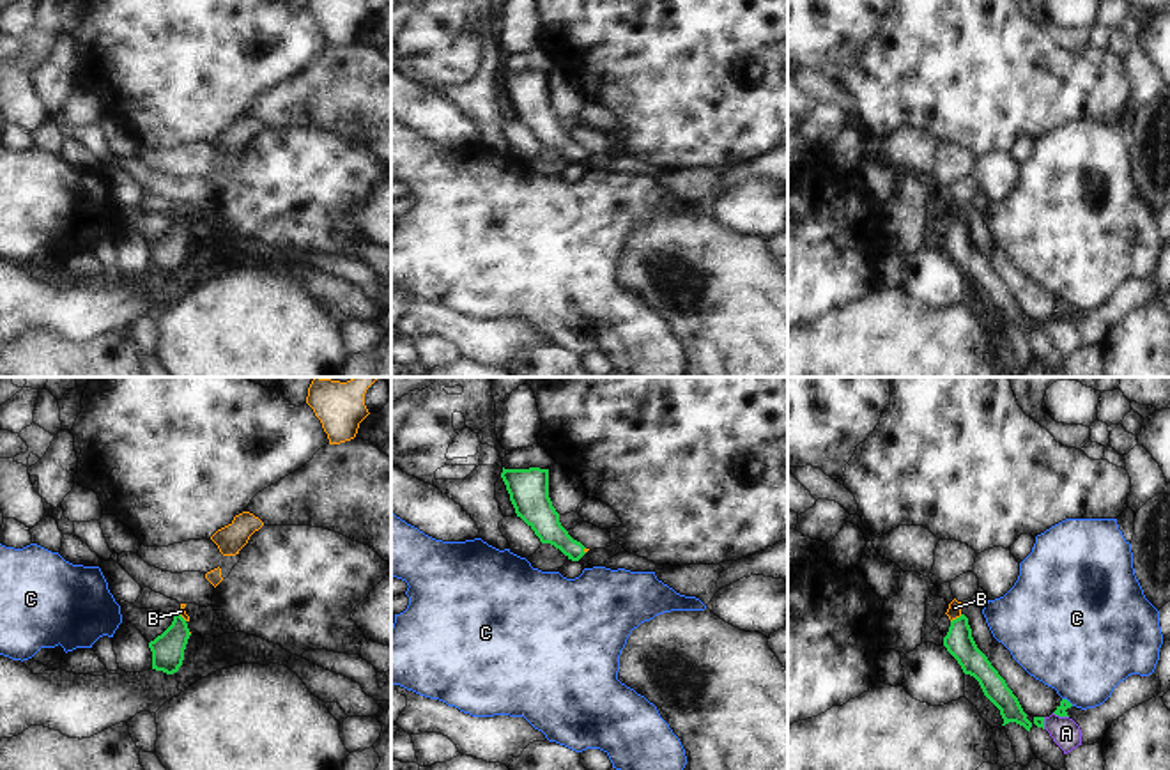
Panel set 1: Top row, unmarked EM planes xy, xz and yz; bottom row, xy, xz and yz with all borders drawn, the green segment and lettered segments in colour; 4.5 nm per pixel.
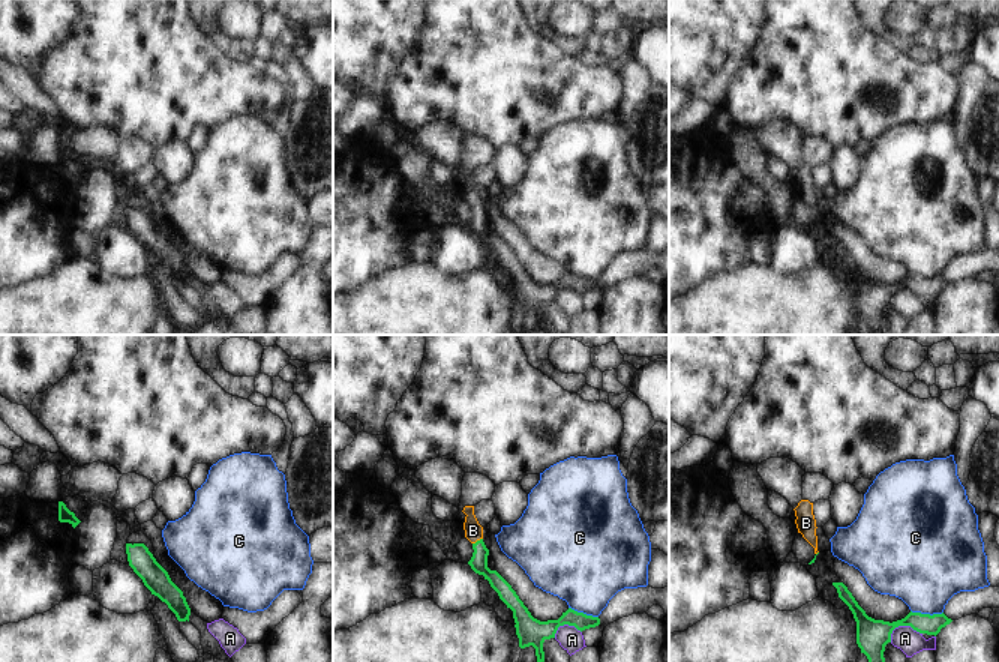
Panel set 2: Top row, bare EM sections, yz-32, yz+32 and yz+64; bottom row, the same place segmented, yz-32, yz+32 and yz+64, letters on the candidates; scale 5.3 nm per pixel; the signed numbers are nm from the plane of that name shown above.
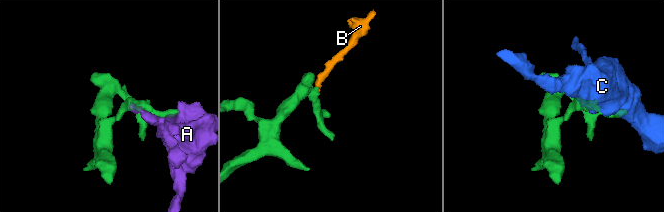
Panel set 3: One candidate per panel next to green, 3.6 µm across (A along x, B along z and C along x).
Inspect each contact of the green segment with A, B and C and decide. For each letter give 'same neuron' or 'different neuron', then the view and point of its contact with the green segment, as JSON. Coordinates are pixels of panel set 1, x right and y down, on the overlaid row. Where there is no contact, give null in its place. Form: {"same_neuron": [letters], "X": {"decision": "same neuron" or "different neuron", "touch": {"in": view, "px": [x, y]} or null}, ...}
{"same_neuron": ["B"], "A": {"decision": "different neuron", "touch": {"in": "yz", "px": [1061, 716]}}, "B": {"decision": "same neuron", "touch": {"in": "yz", "px": [956, 618]}}, "C": {"decision": "different neuron", "touch": {"in": "yz", "px": [1066, 700]}}}

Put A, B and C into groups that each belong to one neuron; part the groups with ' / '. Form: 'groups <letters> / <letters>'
groups A / B / C

